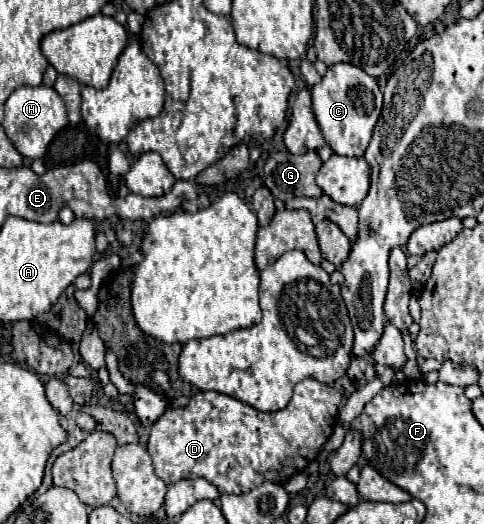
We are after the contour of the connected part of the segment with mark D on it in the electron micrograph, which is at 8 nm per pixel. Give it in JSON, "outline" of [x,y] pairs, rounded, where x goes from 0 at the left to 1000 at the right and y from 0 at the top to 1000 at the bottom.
{"outline":[[[628,723],[607,739],[607,754],[599,769],[566,788],[541,788],[483,758],[446,750],[446,746],[413,746],[393,758],[393,769],[376,781],[347,781],[314,815],[306,838],[306,865],[314,872],[314,887],[322,906],[343,922],[355,926],[372,914],[393,910],[421,910],[442,922],[455,941],[504,941],[521,929],[533,929],[545,918],[562,922],[591,922],[599,906],[620,903],[632,895],[636,884],[653,876],[669,845],[690,823],[698,800],[707,754],[653,723]]]}

